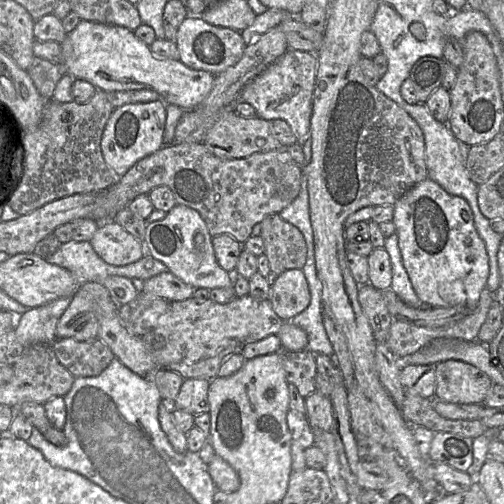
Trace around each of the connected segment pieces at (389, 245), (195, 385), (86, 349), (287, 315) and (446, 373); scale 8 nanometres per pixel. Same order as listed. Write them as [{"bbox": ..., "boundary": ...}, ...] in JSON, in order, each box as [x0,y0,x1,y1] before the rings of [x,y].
[{"bbox":[384,233,435,308],"boundary":[[[396,233],[385,239],[384,249],[388,252],[391,261],[392,282],[390,289],[407,305],[413,308],[435,308],[425,306],[411,284],[408,273],[403,265],[398,246]]]},{"bbox":[172,378,209,415],"boundary":[[[191,378],[184,379],[180,391],[172,403],[172,408],[189,412],[193,415],[209,413],[208,379]]]},{"bbox":[52,338,115,378],"boundary":[[[57,338],[52,348],[60,364],[75,378],[98,376],[115,358],[111,349],[98,338],[88,341]]]},{"bbox":[270,269,310,321],"boundary":[[[302,269],[286,270],[270,287],[271,306],[284,321],[290,321],[310,303],[309,287]]]},{"bbox":[434,360,494,404],"boundary":[[[446,360],[434,366],[435,397],[447,403],[483,404],[494,385],[481,370],[460,360]]]}]

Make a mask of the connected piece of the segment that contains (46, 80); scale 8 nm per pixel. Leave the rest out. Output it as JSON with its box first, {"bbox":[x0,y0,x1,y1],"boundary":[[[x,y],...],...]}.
{"bbox":[27,57,67,100],"boundary":[[[34,57],[27,73],[39,94],[47,100],[52,100],[56,84],[63,75],[67,74],[67,71],[62,63]]]}

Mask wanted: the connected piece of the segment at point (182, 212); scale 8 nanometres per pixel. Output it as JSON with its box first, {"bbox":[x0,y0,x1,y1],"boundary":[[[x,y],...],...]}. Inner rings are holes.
{"bbox":[144,204,233,289],"boundary":[[[176,204],[163,219],[146,225],[144,241],[148,254],[162,262],[169,272],[195,289],[231,289],[233,287],[233,274],[222,269],[217,263],[212,246],[212,236],[198,211]],[[198,233],[204,236],[204,251],[196,254],[194,237]]]}

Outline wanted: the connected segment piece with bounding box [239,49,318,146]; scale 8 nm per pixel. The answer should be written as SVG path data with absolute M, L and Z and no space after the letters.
M288 49L242 88L239 100L251 104L257 117L266 121L285 120L298 138L298 144L302 146L306 138L310 136L312 98L317 65L316 54Z

